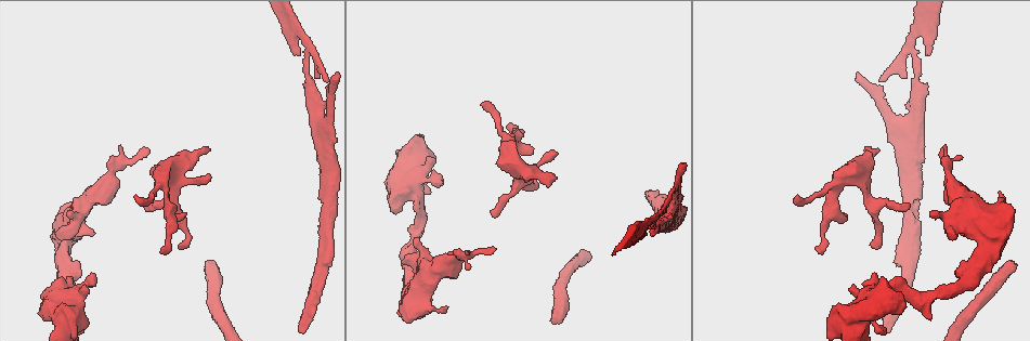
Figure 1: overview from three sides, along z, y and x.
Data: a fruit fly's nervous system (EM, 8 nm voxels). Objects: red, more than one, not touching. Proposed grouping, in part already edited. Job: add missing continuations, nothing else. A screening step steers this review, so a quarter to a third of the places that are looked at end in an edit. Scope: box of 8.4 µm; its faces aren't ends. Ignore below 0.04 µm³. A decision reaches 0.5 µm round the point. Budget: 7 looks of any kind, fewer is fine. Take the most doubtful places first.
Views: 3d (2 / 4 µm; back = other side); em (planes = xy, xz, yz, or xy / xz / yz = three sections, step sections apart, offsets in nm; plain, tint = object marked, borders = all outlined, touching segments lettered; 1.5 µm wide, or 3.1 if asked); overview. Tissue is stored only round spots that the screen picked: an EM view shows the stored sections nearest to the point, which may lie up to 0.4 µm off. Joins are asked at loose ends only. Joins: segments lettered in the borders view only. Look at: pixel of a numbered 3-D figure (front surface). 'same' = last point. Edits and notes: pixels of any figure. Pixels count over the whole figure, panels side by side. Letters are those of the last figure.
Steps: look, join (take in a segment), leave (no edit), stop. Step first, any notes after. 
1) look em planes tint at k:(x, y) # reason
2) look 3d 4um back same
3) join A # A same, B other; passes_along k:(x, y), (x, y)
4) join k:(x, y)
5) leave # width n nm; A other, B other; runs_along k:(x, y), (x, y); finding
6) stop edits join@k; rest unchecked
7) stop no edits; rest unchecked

look 3d 2um at 1:(1010, 261) # long arm stops here

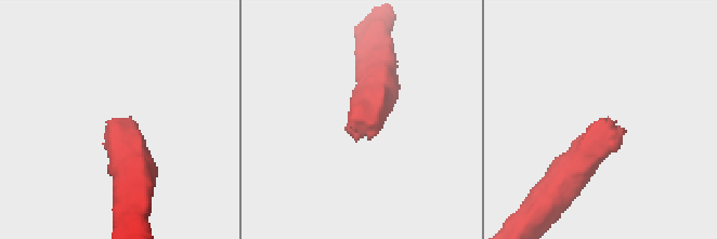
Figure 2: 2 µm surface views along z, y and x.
look em xz step 4 tint at 2:(369, 127)

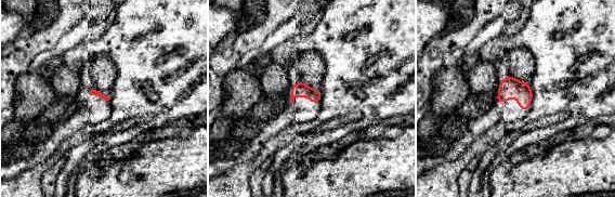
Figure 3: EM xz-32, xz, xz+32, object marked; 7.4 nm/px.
look em xz step 4 borders same # see the neighbours

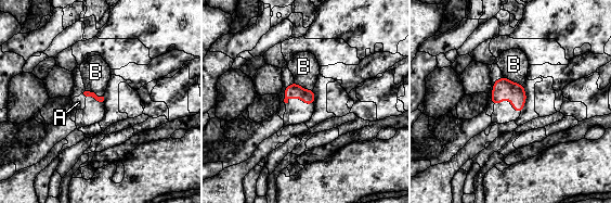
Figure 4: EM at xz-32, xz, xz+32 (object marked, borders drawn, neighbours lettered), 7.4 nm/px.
join A # A same, B other; it goes on there

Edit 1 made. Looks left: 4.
look em xz step 4 tint at 1:(941, 149) # free end

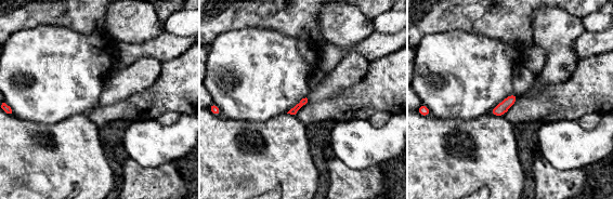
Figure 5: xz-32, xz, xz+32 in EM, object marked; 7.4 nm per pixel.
look em planes tint same

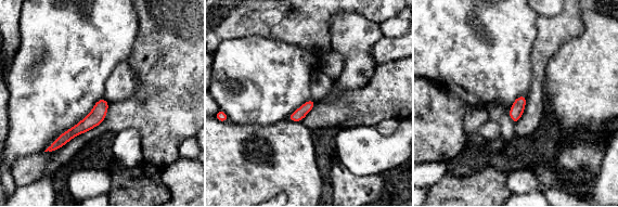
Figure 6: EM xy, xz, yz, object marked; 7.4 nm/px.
look em planes borders same # see the neighbours

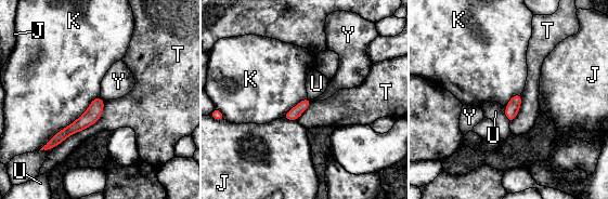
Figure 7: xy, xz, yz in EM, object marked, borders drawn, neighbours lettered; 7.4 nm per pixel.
leave # J other, K other, T other, U other, Y other; border 7:(100, 96), (39, 149); no lettered segment goes on from it

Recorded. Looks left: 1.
stop edits join@4; rest unchecked

